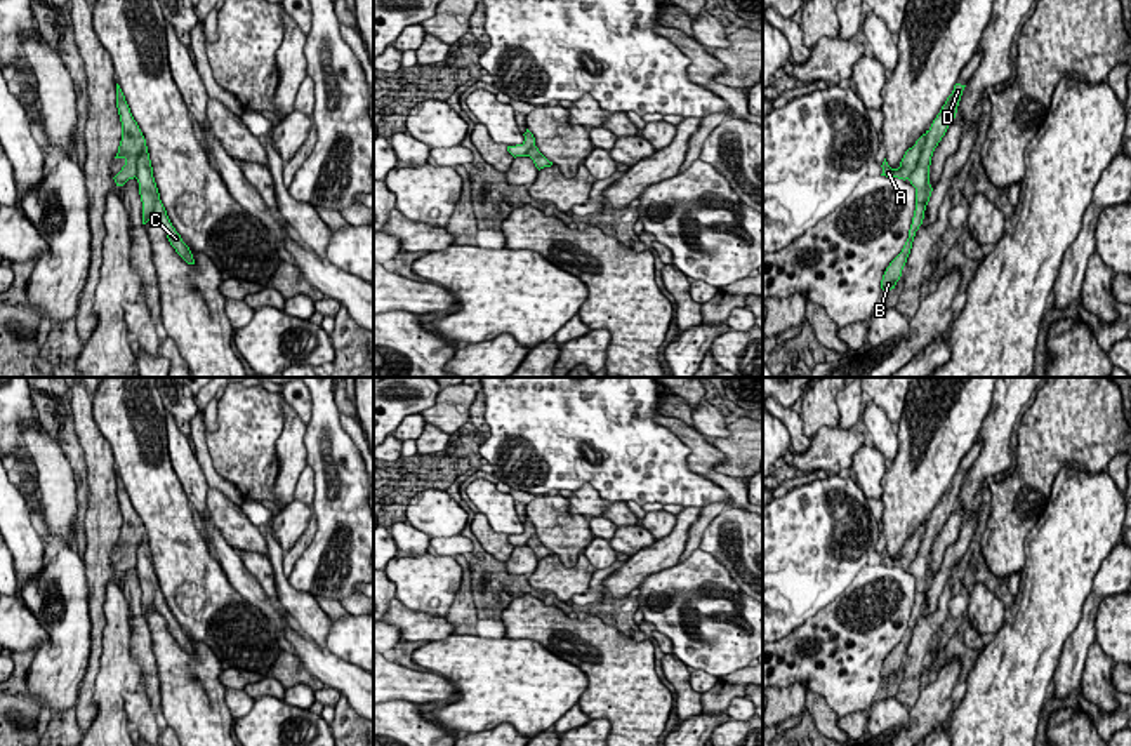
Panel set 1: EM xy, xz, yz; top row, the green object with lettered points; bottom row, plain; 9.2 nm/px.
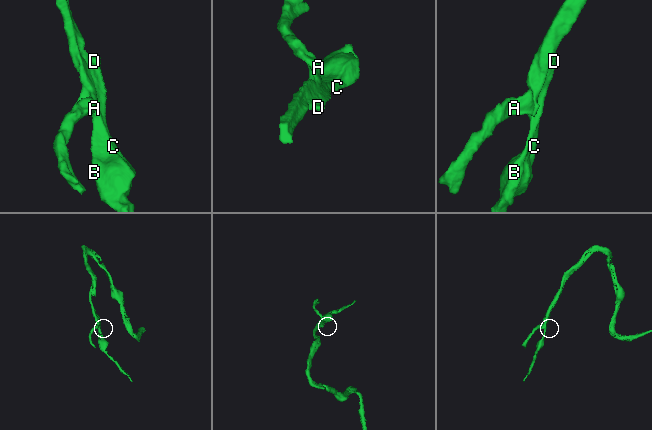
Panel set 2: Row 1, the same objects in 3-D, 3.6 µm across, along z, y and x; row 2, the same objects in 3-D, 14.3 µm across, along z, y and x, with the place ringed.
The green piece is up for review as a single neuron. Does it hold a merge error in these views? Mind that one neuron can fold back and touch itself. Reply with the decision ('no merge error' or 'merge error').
no merge error

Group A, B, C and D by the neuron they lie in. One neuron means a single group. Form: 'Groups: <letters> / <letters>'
Groups: A B C D

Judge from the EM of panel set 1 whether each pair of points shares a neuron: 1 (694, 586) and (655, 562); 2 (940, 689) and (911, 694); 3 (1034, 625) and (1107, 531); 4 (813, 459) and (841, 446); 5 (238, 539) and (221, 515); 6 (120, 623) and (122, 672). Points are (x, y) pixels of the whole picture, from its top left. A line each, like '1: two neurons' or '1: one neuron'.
1: two neurons
2: two neurons
3: one neuron
4: one neuron
5: one neuron
6: one neuron

